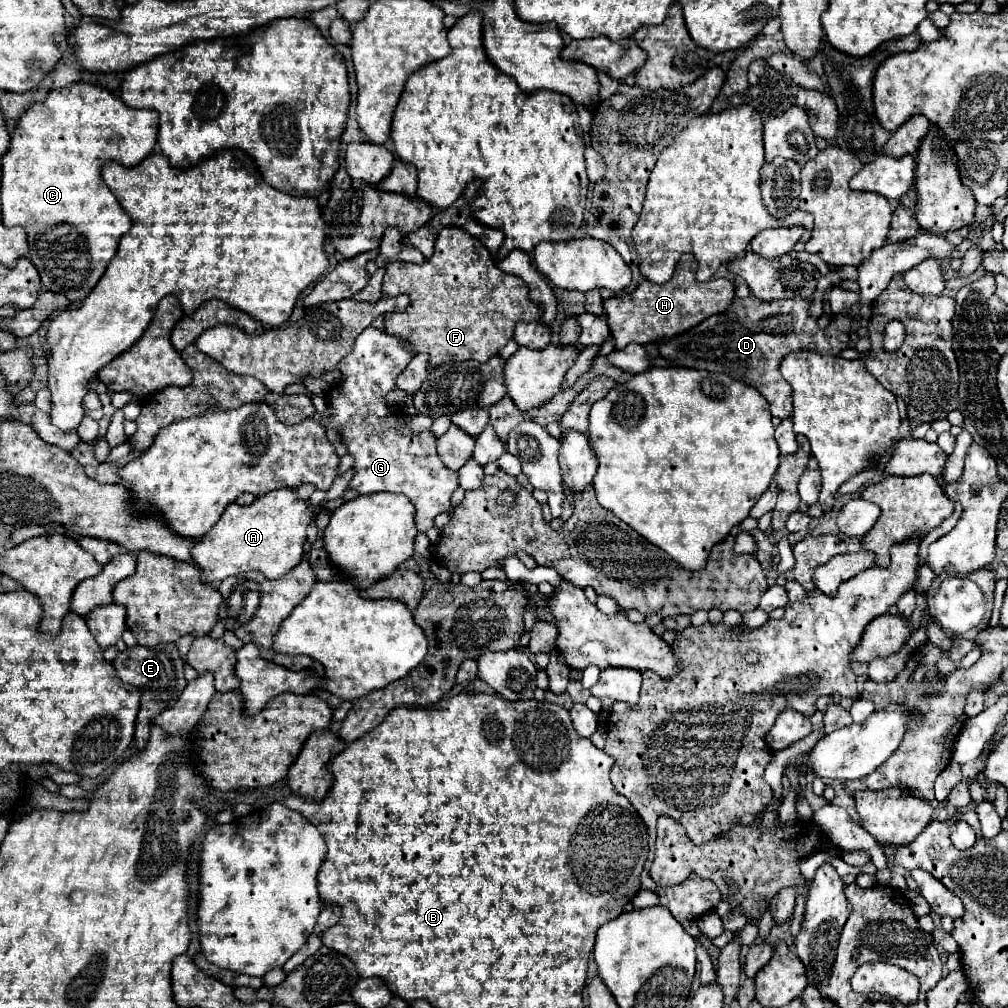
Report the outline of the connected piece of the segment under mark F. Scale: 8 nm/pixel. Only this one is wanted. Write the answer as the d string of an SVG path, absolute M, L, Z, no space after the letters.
M452 225L444 227L438 233L434 255L430 257L430 261L426 259L422 265L404 261L388 263L382 291L384 295L400 295L400 293L410 295L410 305L406 311L384 315L386 331L410 341L416 353L428 353L432 367L466 359L488 361L514 335L516 321L538 321L542 317L542 307L538 307L532 299L528 299L526 283L514 275L506 275L504 271L500 271L494 265L490 251L476 237L466 233L462 227Z

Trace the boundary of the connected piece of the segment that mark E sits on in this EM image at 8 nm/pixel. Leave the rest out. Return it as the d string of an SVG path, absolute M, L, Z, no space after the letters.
M158 643L156 647L142 647L142 645L128 647L116 655L114 667L124 683L130 683L142 691L150 691L150 693L142 693L142 701L140 701L138 723L142 725L148 725L156 715L172 707L172 703L176 703L176 699L180 697L180 691L184 691L186 687L184 661L178 655L176 643Z

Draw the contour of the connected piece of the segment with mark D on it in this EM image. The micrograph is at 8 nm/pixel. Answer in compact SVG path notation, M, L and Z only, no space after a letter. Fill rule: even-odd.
M754 295L746 299L736 299L722 315L712 315L698 323L696 327L674 335L666 341L658 341L656 347L664 359L676 367L706 369L732 375L734 379L748 383L760 391L770 403L772 417L786 419L792 413L792 387L780 373L780 363L792 351L808 349L820 355L838 355L850 341L850 317L846 313L834 315L826 329L818 329L816 319L808 315L808 299L778 299L762 303ZM766 317L766 329L764 329Z

